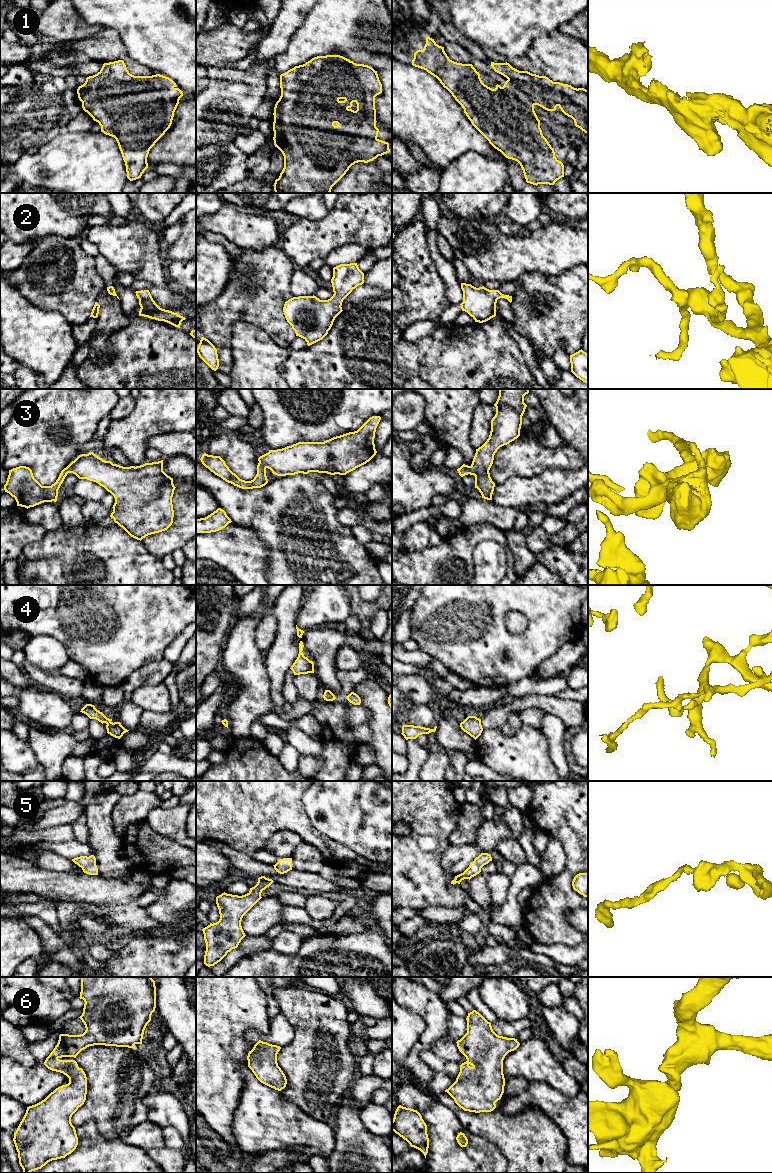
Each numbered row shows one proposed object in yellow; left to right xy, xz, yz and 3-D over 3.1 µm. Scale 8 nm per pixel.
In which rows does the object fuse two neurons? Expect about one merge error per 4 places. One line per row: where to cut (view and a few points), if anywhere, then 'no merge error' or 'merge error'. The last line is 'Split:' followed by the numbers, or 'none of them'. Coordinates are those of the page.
1: no cut | no merge error
2: no cut | no merge error
3: no cut | no merge error
4: xy (122, 727), (124, 732) | merge error
5: no cut | no merge error
6: no cut | no merge error
Split: 4

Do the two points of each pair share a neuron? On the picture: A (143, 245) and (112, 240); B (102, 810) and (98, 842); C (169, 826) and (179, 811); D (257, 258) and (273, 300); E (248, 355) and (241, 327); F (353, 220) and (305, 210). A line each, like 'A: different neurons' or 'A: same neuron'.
A: same neuron
B: same neuron
C: same neuron
D: same neuron
E: same neuron
F: different neurons

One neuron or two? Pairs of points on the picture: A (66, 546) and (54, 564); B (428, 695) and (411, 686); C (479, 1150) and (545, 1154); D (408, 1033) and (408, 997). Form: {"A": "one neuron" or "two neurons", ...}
{"A": "two neurons", "B": "one neuron", "C": "two neurons", "D": "two neurons"}

